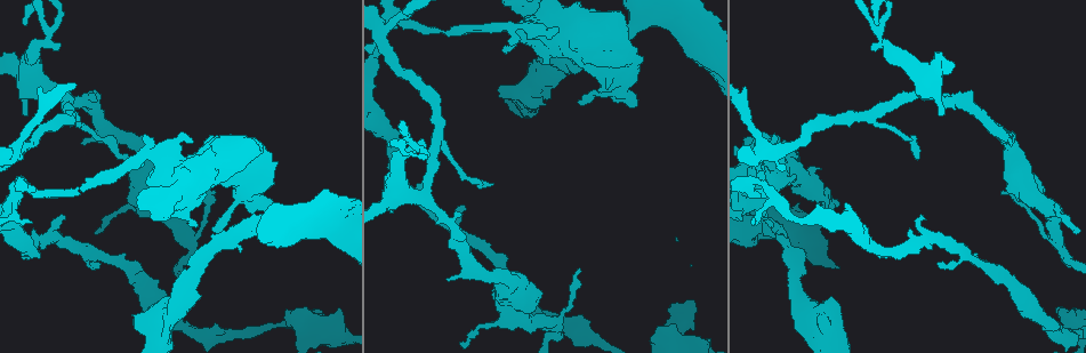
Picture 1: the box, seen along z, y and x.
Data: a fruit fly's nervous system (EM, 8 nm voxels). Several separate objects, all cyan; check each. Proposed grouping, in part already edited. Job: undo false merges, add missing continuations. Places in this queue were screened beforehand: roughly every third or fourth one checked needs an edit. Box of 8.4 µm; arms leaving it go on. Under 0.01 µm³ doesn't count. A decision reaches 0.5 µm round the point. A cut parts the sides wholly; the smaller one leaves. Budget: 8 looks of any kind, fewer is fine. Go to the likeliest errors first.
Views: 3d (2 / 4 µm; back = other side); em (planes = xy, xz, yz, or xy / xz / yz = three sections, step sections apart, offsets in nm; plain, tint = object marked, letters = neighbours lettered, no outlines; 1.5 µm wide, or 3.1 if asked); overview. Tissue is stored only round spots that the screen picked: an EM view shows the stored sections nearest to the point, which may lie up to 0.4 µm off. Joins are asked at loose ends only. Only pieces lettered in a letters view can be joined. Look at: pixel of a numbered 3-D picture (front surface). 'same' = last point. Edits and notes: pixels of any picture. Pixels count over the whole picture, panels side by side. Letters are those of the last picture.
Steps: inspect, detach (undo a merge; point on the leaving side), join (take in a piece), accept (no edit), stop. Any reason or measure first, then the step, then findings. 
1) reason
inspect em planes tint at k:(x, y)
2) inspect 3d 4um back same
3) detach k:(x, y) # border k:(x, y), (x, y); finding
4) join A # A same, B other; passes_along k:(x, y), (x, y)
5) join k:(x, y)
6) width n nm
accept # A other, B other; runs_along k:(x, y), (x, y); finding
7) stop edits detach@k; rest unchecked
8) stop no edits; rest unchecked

thick turns thin
inspect 3d 4um at 1:(389, 138)

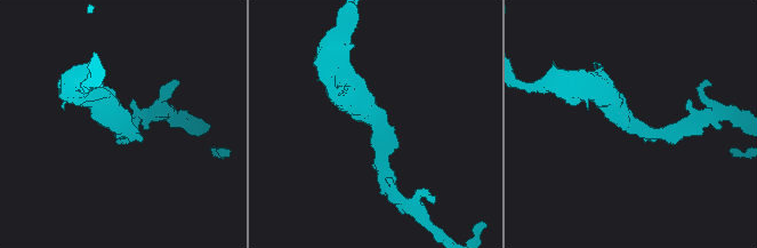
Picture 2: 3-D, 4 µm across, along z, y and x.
arm_widths 200, 360 nm
inspect em yz step 4 tint at 2:(630, 121)

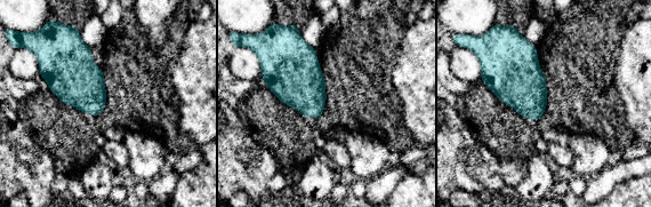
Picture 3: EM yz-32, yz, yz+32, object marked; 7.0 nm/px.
cut it another way
inspect em planes letters same

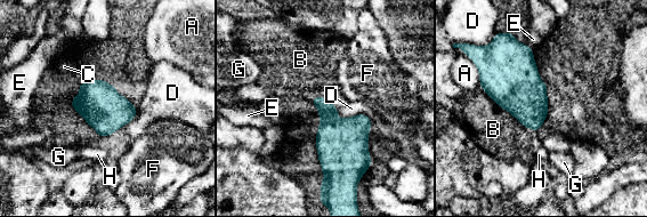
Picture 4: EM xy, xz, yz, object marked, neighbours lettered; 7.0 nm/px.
accept # A other, B other, C other, D other, E other, F other, G other, H other; border 4:(337, 109), (372, 123); all the same neuron

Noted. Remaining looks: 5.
inspect em planes letters at 1:(533, 87)

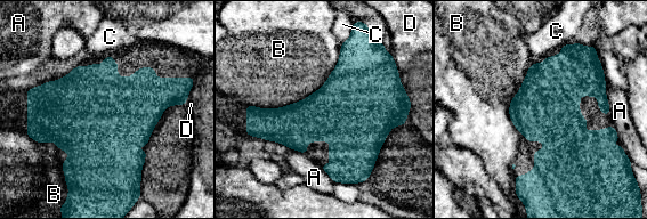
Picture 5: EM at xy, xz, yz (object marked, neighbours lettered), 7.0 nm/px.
accept # A other, B other, C other, D other; border 5:(341, 43), (328, 79), (277, 108); continuous, no second neuron

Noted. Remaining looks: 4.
calibre changes
inspect em planes letters at 1:(143, 283)

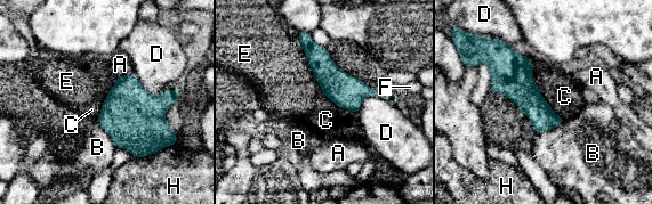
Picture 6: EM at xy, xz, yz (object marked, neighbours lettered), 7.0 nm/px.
width 60 nm
accept # A other, B other, C other, D other, E other, F other, H other; border 6:(532, 65), (534, 86), (563, 120); continuous, no second neuron

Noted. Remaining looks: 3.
stop no edits; rest unchecked

